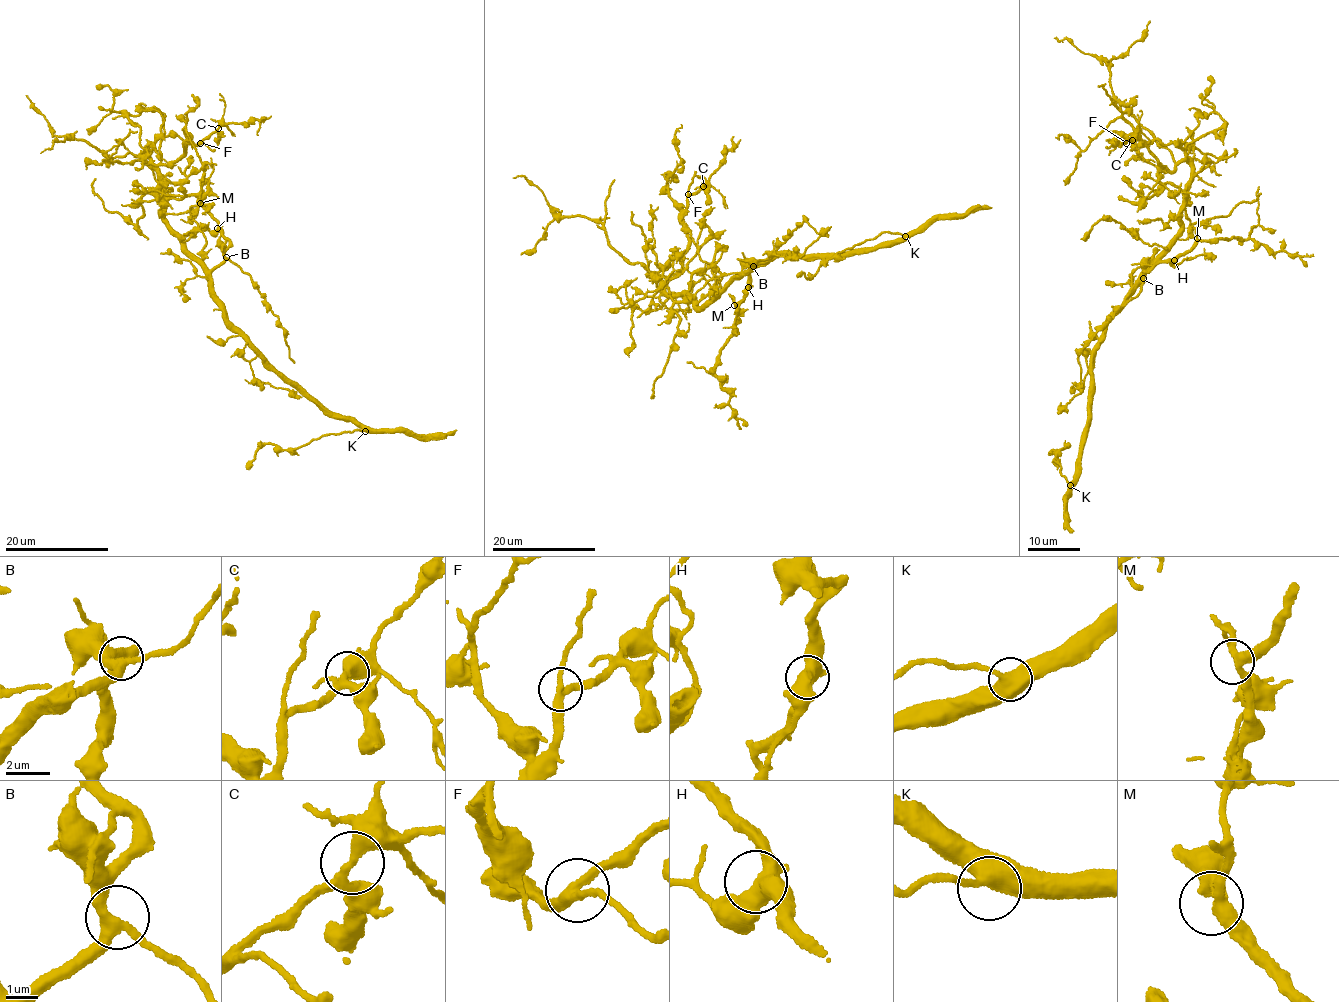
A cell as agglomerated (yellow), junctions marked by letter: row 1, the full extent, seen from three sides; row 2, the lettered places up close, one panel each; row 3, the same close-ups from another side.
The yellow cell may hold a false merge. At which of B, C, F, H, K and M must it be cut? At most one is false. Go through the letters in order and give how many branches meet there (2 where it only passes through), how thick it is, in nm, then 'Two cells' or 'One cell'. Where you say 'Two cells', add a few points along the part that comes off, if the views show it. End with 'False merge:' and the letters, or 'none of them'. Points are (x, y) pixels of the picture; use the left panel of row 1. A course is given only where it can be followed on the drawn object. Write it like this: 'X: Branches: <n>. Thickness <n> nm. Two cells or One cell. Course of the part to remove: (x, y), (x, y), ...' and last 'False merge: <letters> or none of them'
B: Branches: 3. Thickness 360 nm. One cell
C: Branches: 3. Thickness 300 nm. One cell
F: Branches: 3. Thickness 280 nm. One cell
H: Branches: 3. Thickness 460 nm. One cell
K: Branches: 3. Thickness 440 nm. One cell
M: Branches: 3. Thickness 320 nm. One cell
False merge: none of them

